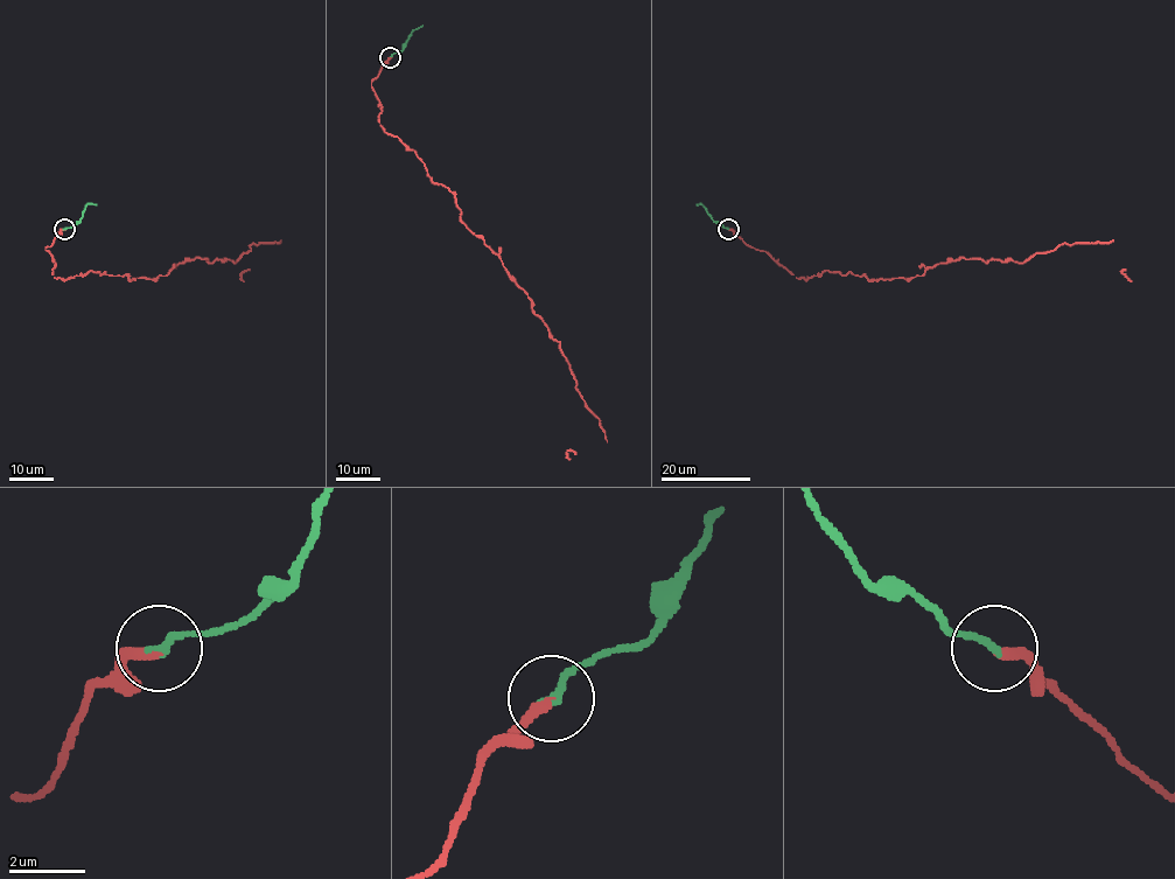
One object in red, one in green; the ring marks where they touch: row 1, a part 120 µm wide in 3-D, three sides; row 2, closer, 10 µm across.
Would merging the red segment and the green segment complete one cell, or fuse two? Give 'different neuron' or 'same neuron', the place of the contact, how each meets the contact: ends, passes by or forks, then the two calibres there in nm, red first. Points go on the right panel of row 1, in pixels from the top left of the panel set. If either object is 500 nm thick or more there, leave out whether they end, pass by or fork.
same neuron; at (728, 229); red ends there; green ends there; 260 nm thick on the red side, 200 nm on the other

